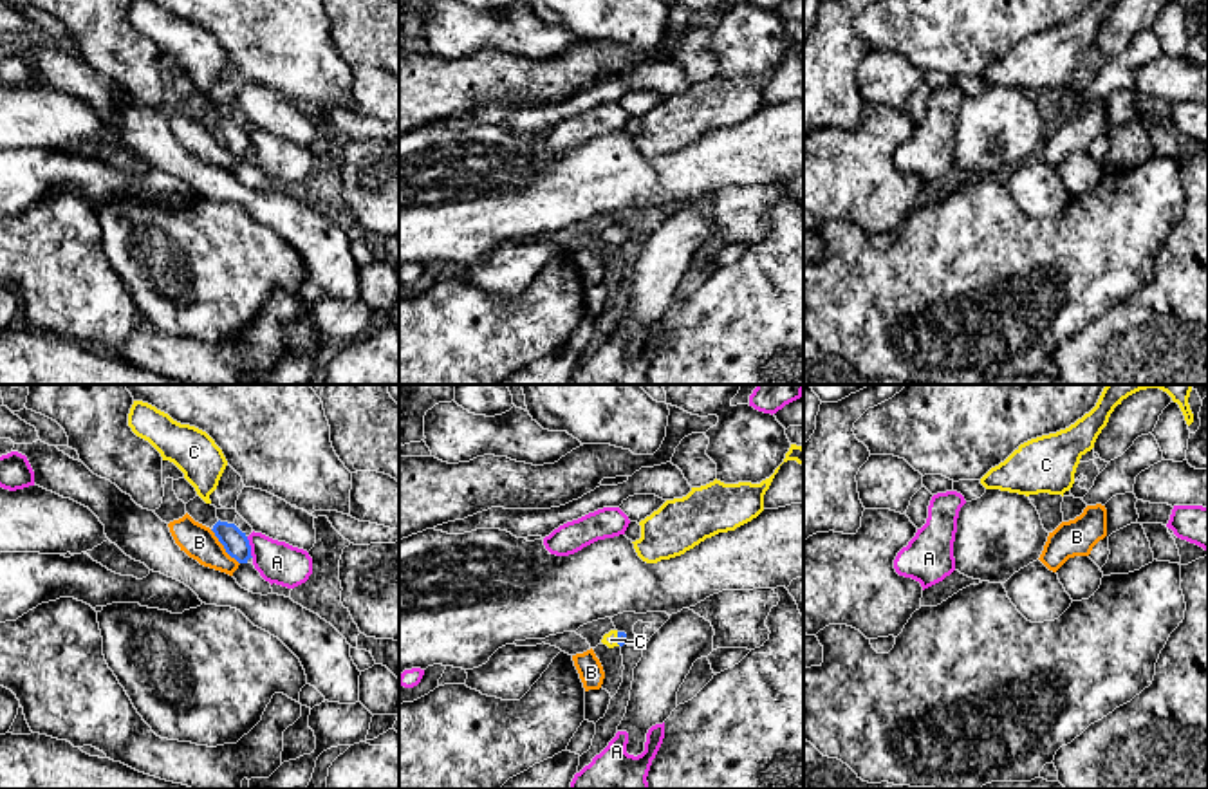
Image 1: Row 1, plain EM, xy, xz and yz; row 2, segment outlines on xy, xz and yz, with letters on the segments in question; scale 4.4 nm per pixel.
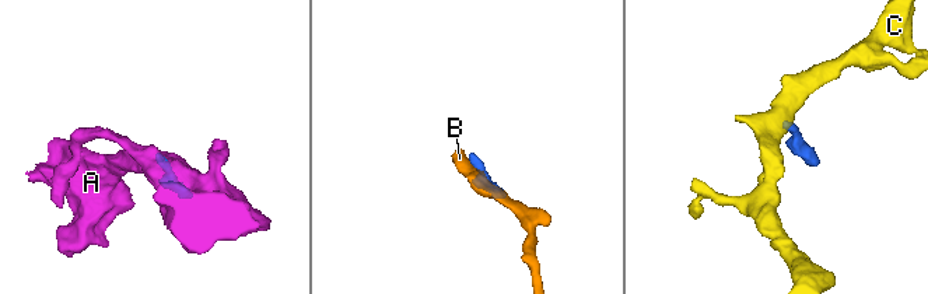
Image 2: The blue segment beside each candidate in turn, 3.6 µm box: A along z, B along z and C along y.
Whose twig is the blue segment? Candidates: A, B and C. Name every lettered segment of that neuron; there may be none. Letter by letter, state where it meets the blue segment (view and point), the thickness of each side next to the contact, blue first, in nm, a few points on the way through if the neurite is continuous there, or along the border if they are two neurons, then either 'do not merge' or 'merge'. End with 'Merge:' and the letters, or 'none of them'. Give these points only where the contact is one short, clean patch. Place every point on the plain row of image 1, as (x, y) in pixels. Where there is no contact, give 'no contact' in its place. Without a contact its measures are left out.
A: meets blue in xy at (250, 143); 120 nm thick on the blue side, 190 nm on the other; border along xy (246, 132), (253, 152); do not merge
B: meets blue in xy at (224, 143); 120 nm thick on the blue side, 160 nm on the other; border along xy (210, 125), (239, 159); do not merge
C: meets blue in xz at (618, 235); 50 nm thick on the blue side, 60 nm on the other; runs through xz (622, 233), (618, 235), (611, 235); merge
Merge: C

